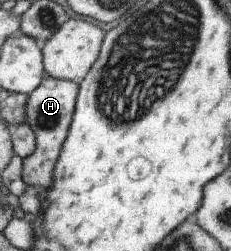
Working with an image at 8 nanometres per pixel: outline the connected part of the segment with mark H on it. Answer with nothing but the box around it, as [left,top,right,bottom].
[20,75,77,189]

